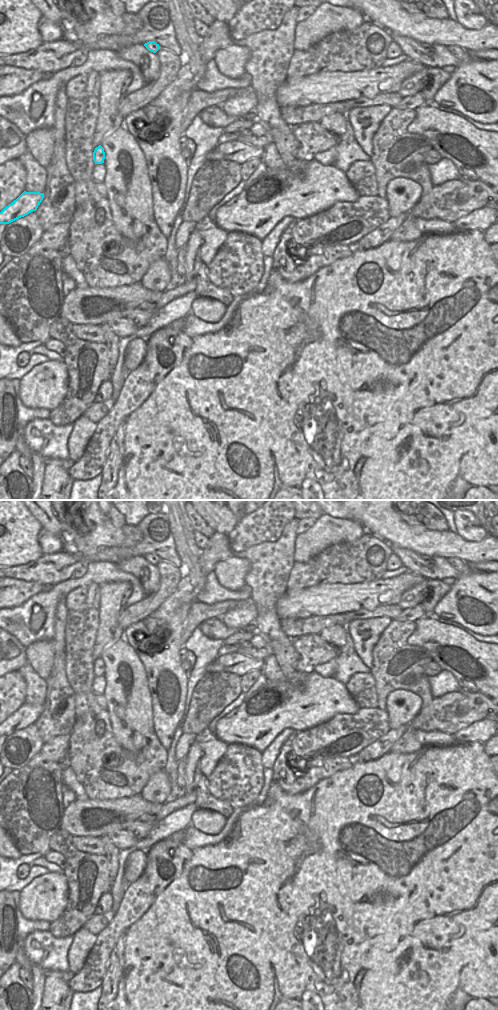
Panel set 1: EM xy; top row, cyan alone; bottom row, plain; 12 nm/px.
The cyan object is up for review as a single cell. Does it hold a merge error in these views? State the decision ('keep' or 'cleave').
keep

